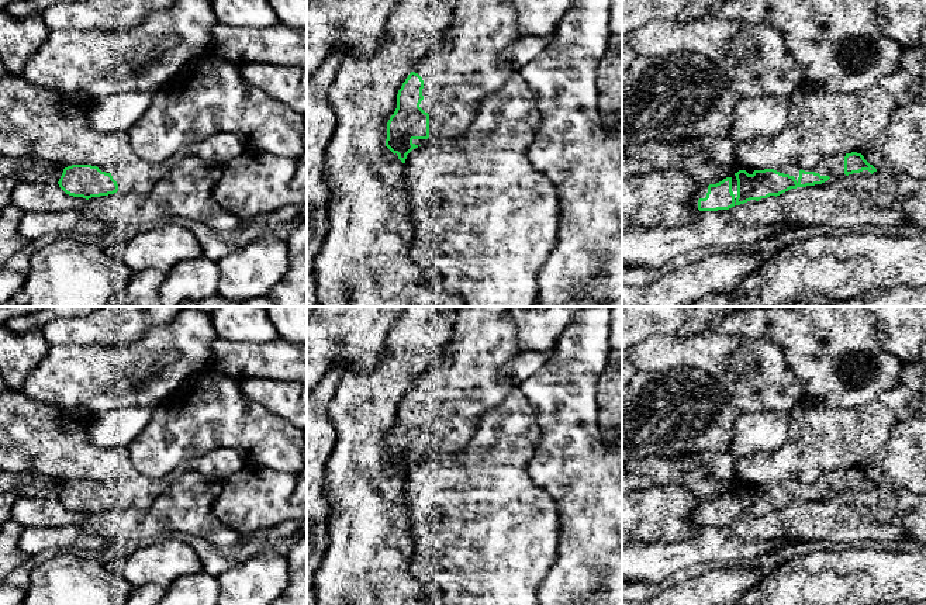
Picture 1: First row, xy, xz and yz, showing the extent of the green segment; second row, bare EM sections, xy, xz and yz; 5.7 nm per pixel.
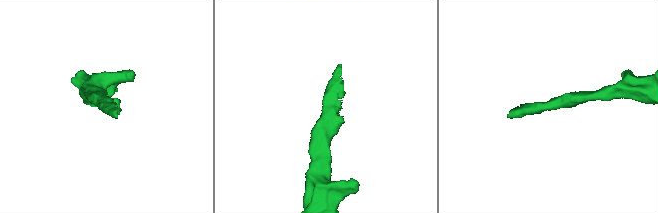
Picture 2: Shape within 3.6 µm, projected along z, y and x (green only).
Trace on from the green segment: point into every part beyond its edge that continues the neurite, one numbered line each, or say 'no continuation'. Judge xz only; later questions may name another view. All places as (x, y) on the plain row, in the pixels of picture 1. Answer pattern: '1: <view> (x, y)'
1: xz (467, 383)

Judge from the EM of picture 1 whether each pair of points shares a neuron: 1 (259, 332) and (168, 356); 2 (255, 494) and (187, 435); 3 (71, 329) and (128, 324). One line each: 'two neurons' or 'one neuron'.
1: two neurons
2: two neurons
3: one neuron

